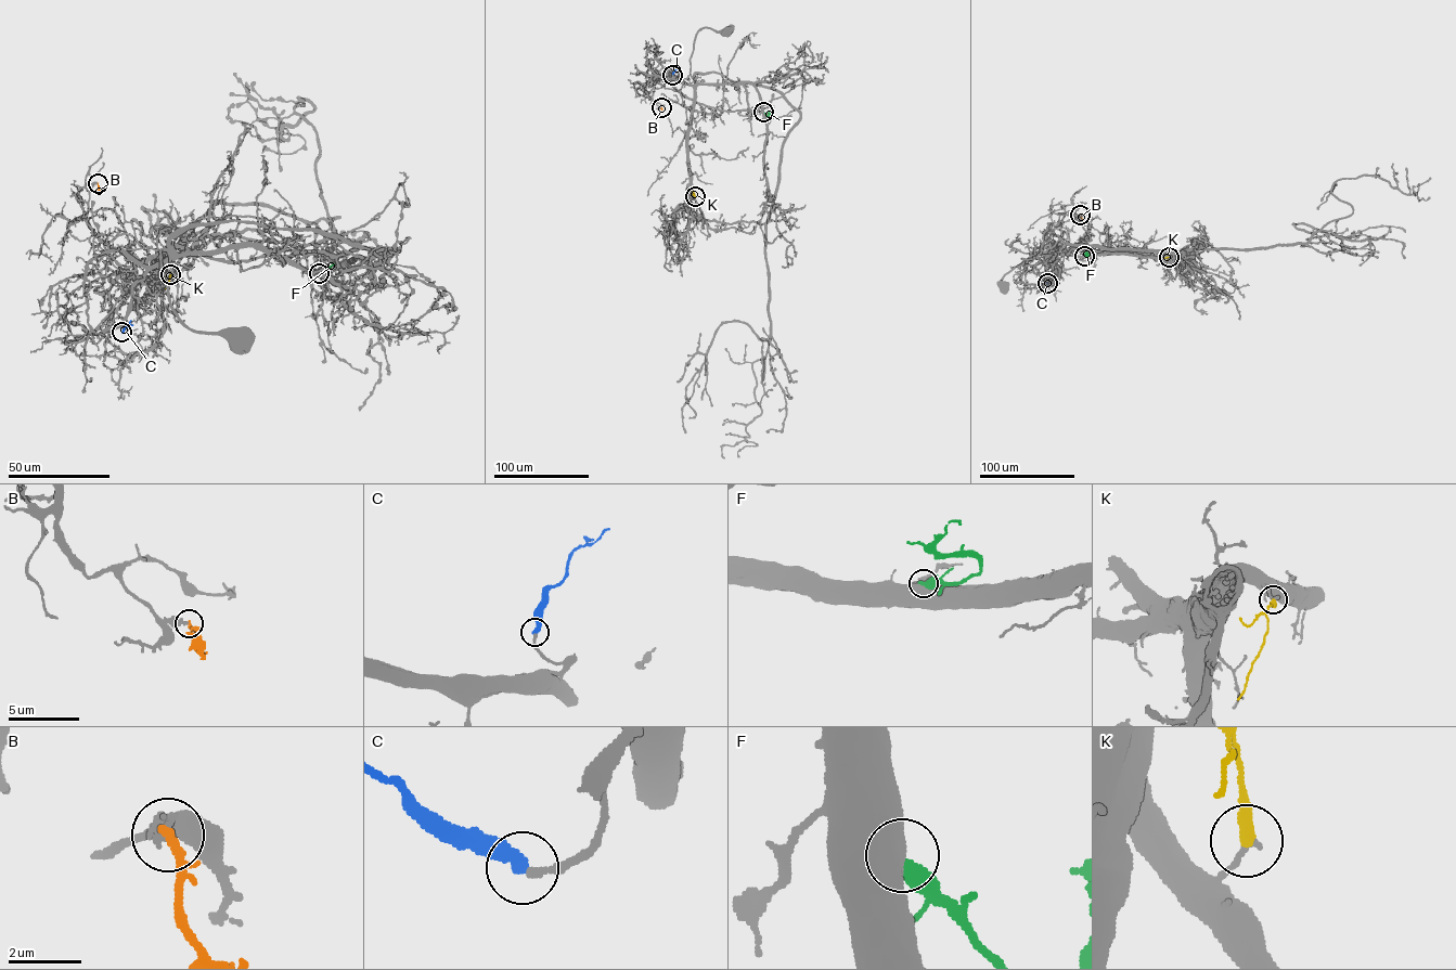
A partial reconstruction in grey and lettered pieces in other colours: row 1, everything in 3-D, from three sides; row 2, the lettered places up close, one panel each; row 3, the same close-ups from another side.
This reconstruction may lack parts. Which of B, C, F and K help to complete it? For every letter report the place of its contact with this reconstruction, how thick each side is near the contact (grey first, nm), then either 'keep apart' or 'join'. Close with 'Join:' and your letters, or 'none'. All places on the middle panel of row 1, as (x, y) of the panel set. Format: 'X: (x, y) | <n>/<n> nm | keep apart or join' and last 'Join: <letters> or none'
B: (661, 107) | 180/240 nm | keep apart
C: (672, 75) | 220/400 nm | join
F: (763, 112) | 750/500 nm | keep apart
K: (695, 196) | 180/420 nm | keep apart
Join: C

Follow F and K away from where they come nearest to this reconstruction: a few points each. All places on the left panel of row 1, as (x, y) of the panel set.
F: (319, 272), (334, 263)
K: (170, 274), (165, 288)

